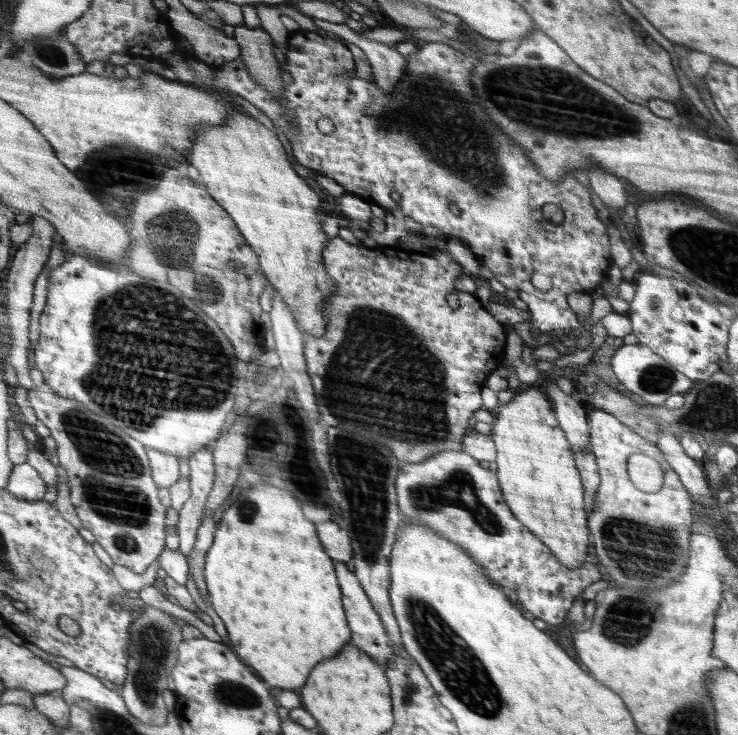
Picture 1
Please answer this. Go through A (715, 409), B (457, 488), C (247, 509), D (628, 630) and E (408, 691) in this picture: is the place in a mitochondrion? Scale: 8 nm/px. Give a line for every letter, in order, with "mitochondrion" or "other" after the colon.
A: mitochondrion
B: mitochondrion
C: mitochondrion
D: mitochondrion
E: mitochondrion

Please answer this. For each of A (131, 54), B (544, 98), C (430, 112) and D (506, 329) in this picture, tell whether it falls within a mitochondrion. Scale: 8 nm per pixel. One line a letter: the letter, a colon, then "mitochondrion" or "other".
A: other
B: mitochondrion
C: mitochondrion
D: other

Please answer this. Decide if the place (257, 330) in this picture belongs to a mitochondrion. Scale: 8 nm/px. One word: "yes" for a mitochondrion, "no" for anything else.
no

